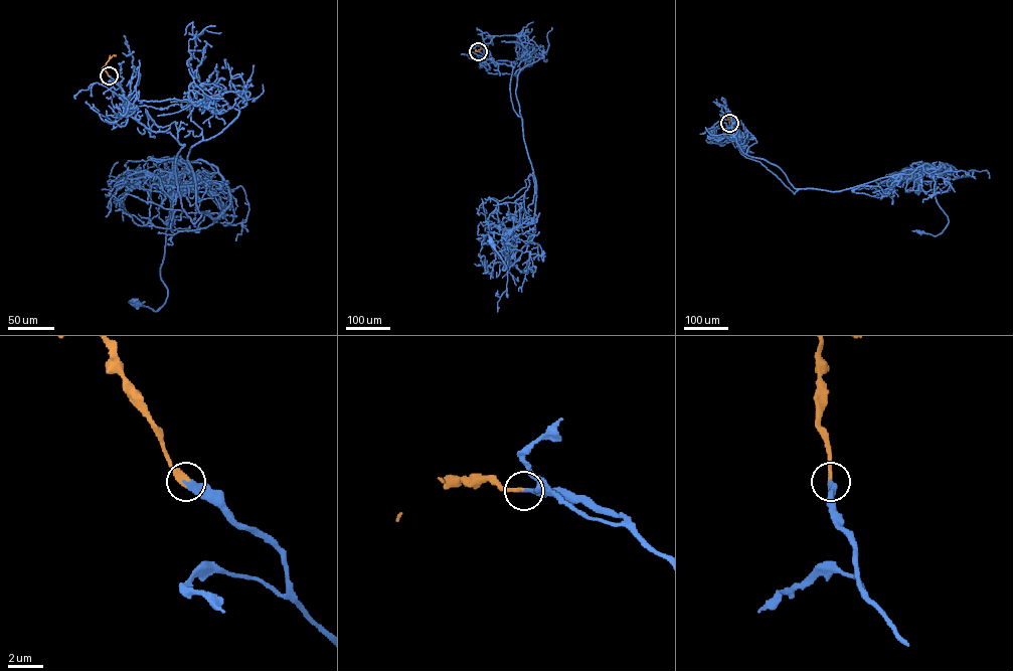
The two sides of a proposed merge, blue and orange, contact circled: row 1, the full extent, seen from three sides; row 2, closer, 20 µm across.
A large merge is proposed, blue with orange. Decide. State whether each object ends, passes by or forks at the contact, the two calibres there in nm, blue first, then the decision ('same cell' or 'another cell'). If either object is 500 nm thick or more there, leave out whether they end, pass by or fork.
blue ends | orange ends | 300/240 nm | same cell

